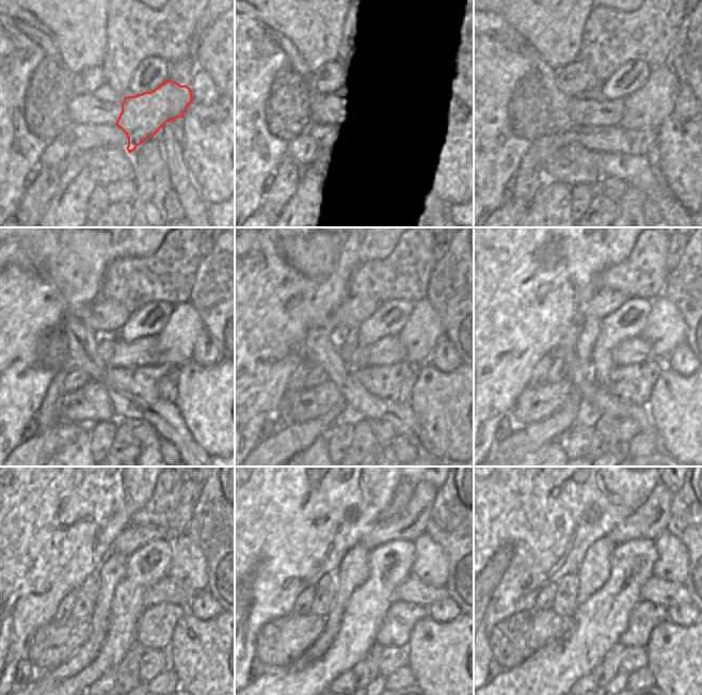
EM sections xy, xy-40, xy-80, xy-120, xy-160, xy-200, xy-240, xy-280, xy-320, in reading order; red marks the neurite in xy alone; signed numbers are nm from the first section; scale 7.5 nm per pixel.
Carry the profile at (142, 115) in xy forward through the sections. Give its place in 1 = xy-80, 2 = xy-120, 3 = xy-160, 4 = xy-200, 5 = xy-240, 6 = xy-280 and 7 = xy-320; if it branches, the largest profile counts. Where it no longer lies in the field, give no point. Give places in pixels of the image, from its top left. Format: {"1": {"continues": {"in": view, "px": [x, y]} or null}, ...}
{"1": {"continues": {"in": "xy-80", "px": [648, 107]}}, "2": {"continues": {"in": "xy-120", "px": [176, 341]}}, "3": {"continues": {"in": "xy-160", "px": [424, 327]}}, "4": {"continues": {"in": "xy-200", "px": [665, 330]}}, "5": {"continues": {"in": "xy-240", "px": [188, 567]}}, "6": {"continues": {"in": "xy-280", "px": [430, 565]}}, "7": {"continues": {"in": "xy-320", "px": [672, 564]}}}

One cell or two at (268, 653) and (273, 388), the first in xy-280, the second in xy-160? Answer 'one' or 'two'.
two

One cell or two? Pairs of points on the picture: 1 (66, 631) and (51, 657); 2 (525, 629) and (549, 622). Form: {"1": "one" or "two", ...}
{"1": "one", "2": "one"}

